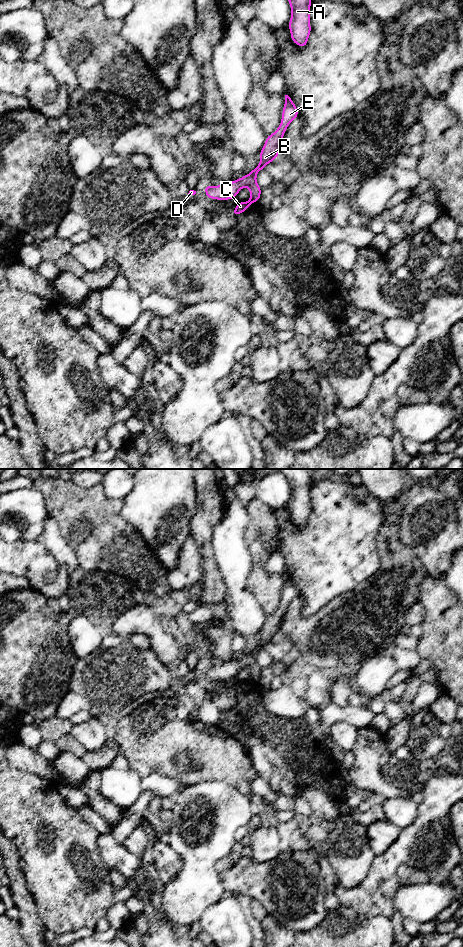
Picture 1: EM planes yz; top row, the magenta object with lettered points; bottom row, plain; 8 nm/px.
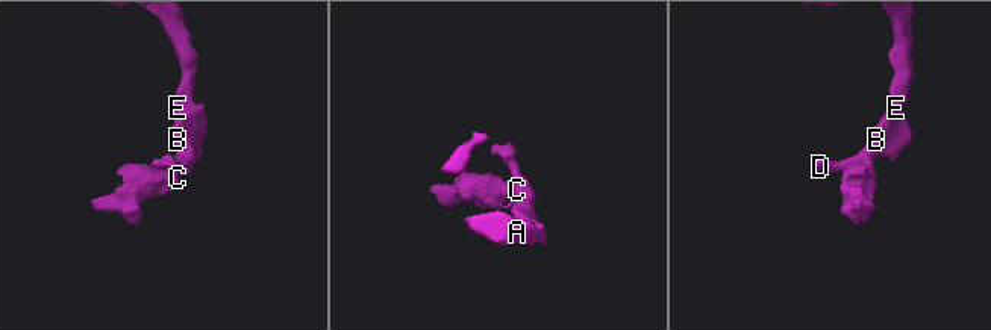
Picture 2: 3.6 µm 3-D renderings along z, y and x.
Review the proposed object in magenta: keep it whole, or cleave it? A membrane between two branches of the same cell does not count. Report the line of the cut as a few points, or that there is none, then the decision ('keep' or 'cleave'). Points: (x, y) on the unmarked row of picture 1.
cut in yz along (250, 679), (253, 681); cleave

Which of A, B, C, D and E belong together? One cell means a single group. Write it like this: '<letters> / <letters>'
A B D E / C

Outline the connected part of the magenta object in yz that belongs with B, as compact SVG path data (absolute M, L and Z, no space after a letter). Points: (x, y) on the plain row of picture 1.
M287 572L283 573L285 585L282 591L282 599L278 609L271 615L267 616L262 630L260 631L259 645L250 651L248 655L244 655L240 659L233 662L222 663L219 666L205 665L204 670L207 678L216 680L230 680L236 678L238 672L248 667L250 669L250 680L258 682L261 676L261 667L257 664L257 653L265 649L266 645L275 640L280 635L280 626L284 613L289 604L298 597L298 589L293 583Z

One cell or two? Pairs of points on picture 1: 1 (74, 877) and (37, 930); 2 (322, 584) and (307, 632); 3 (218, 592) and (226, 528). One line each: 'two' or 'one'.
1: two
2: two
3: two

